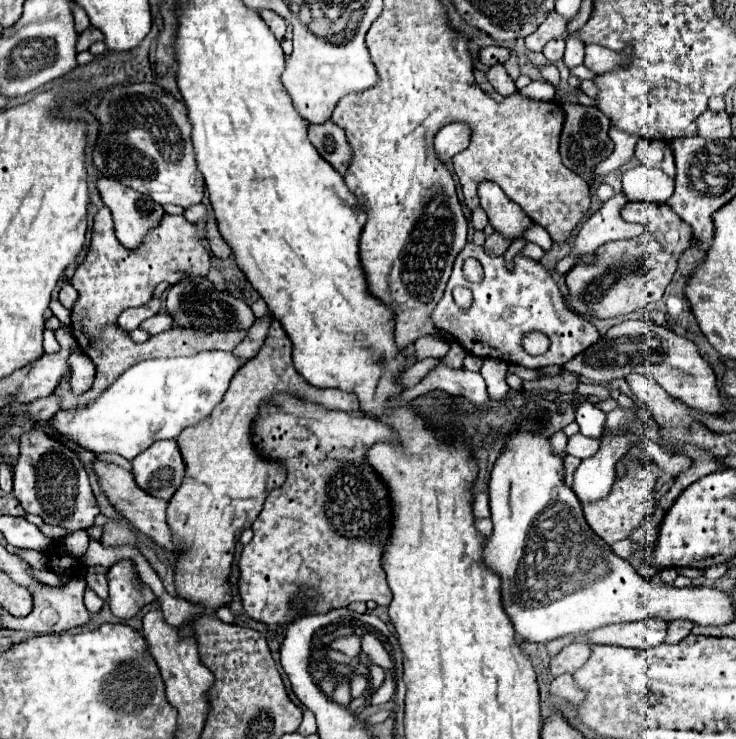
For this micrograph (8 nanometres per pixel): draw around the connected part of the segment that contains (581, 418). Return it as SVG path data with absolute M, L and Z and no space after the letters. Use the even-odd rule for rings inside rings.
M582 404L578 406L578 412L576 412L576 424L580 426L580 432L584 436L590 436L590 438L600 438L602 436L602 428L604 428L604 422L606 422L606 414L592 406L592 404Z

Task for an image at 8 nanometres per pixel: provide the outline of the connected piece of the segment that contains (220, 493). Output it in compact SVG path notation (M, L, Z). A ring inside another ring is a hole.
M272 320L264 346L252 360L248 360L248 364L244 364L236 372L222 404L214 408L208 420L202 420L200 424L186 428L178 436L178 446L186 464L186 478L184 478L184 484L176 490L176 494L168 502L168 526L172 528L176 544L178 546L182 544L182 552L178 554L178 564L176 564L176 590L180 598L186 598L196 604L204 604L206 608L210 606L210 584L228 584L234 546L240 534L246 528L250 528L252 522L258 518L266 496L274 488L284 484L284 478L286 478L284 464L272 458L264 458L254 444L254 420L260 414L262 406L270 404L276 394L288 394L288 396L312 402L316 406L322 406L326 410L340 410L348 414L358 412L360 408L358 398L352 392L342 392L338 388L316 388L296 372L292 364L292 344L284 334L282 324L278 320Z

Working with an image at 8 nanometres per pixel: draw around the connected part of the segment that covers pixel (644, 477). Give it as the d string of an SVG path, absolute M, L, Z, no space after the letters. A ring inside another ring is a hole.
M630 462L626 476L618 478L614 482L612 492L604 500L598 500L598 502L582 506L586 522L608 544L614 544L618 540L630 538L630 534L644 524L644 520L652 514L652 510L656 506L656 502L654 502L654 484L656 484L656 476L646 464Z

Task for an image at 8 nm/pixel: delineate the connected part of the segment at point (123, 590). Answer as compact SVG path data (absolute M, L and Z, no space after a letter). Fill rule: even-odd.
M120 560L108 569L109 599L108 604L114 616L128 620L132 618L144 604L154 602L156 596L148 586L140 590L132 584L134 582L134 566L130 560Z

